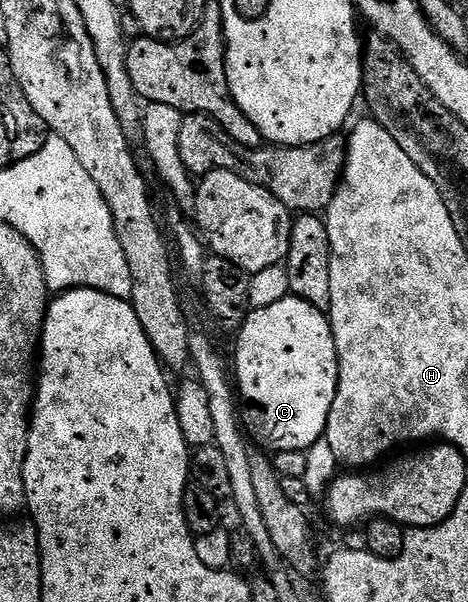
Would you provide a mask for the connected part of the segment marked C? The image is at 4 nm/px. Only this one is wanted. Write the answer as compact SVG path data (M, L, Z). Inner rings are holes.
M290 293L283 301L275 301L275 305L250 310L244 325L236 332L235 339L235 387L239 392L239 407L243 412L243 427L248 438L261 446L258 448L273 453L287 449L308 452L309 447L320 444L325 434L327 417L331 413L331 401L335 401L339 373L335 337L328 314Z

